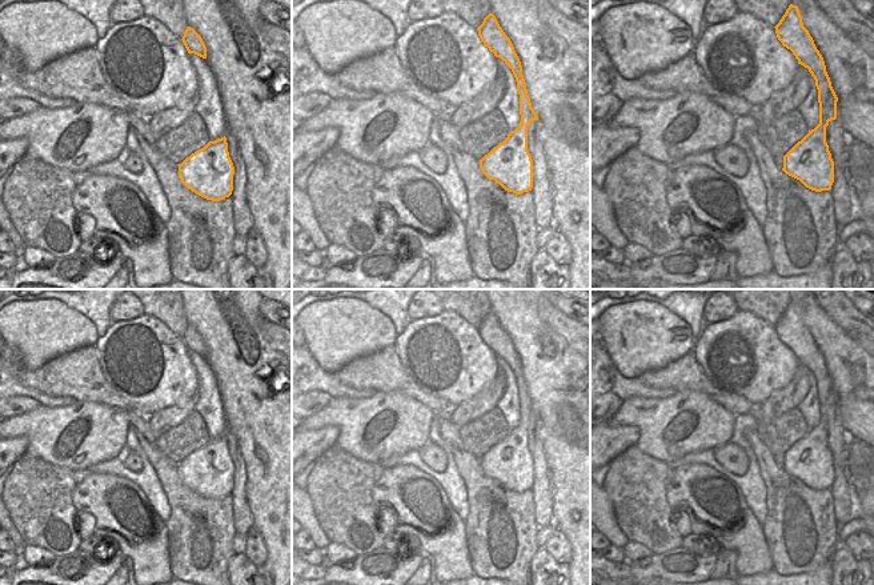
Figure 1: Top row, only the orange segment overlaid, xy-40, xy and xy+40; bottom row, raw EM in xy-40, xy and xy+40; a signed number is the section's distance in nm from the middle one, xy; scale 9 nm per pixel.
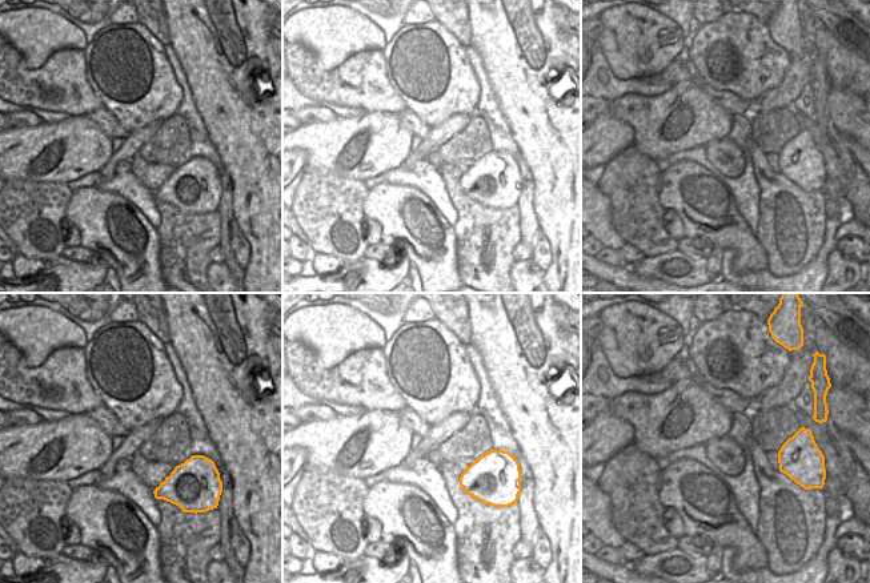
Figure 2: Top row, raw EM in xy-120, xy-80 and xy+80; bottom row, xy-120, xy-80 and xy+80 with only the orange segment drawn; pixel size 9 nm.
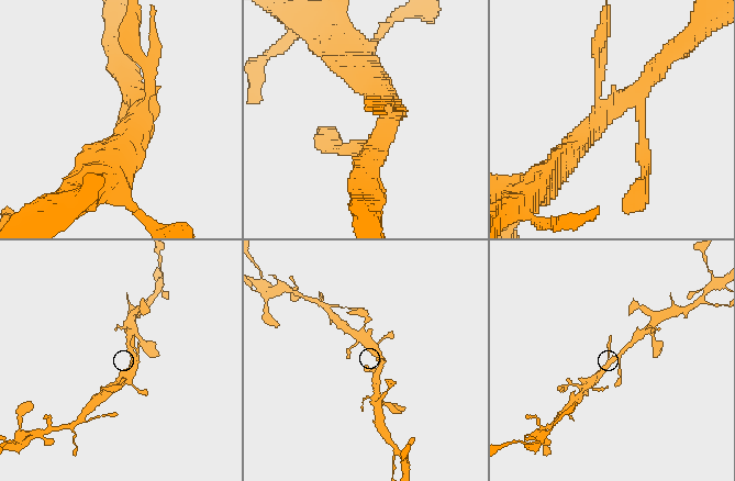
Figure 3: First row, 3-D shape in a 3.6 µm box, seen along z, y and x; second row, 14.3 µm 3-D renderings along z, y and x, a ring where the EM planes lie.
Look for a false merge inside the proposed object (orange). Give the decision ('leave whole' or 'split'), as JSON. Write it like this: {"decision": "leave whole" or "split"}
{"decision": "split"}

